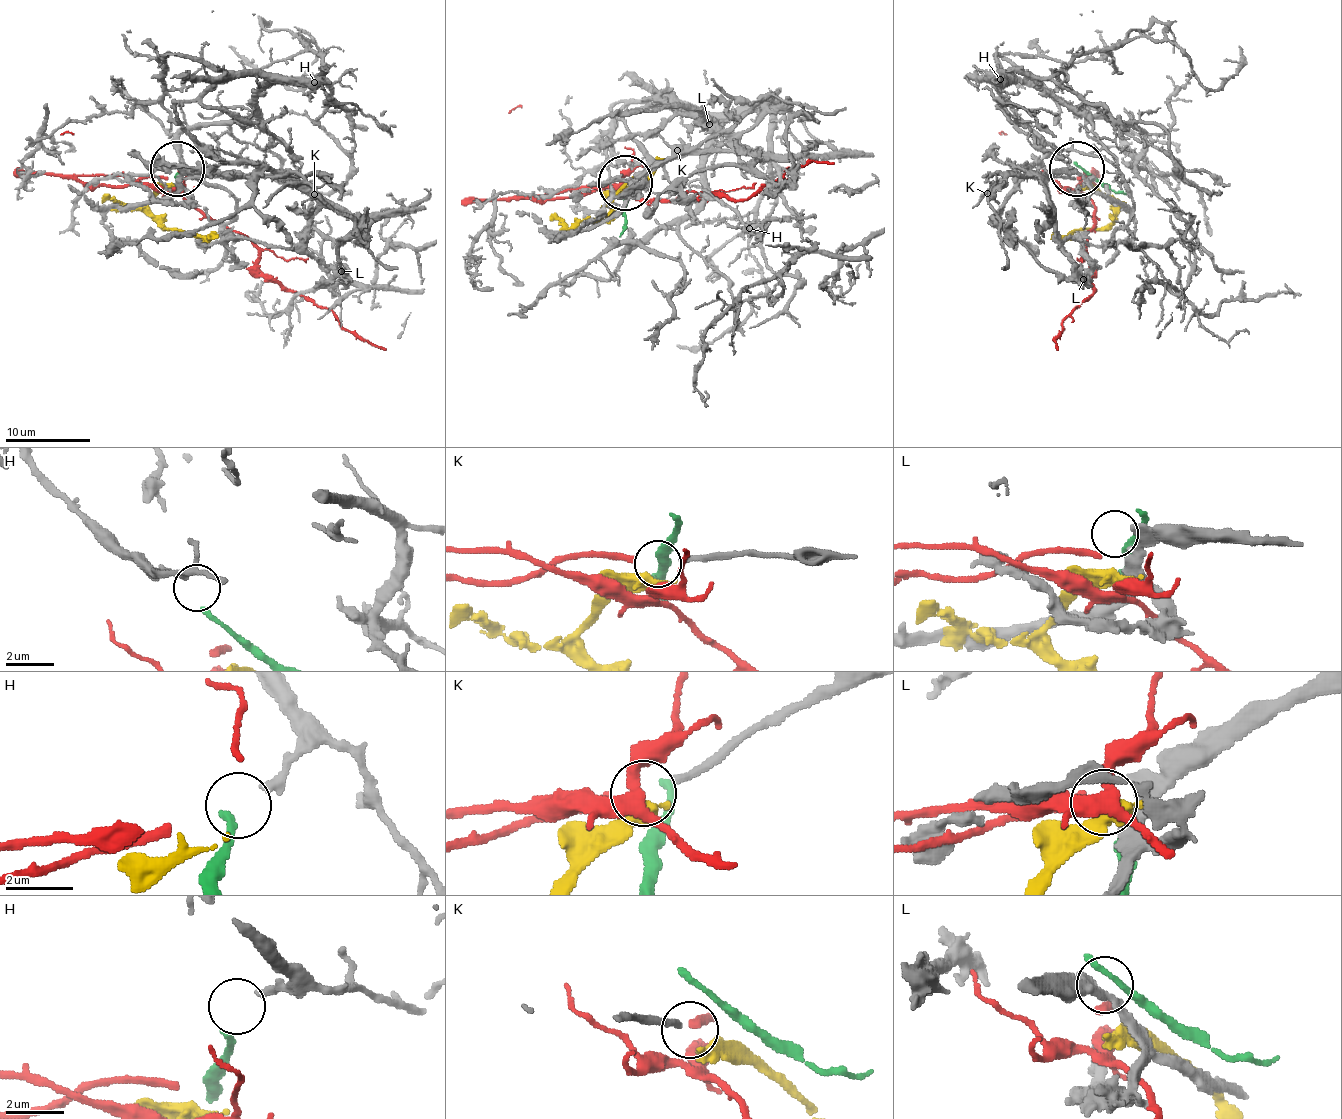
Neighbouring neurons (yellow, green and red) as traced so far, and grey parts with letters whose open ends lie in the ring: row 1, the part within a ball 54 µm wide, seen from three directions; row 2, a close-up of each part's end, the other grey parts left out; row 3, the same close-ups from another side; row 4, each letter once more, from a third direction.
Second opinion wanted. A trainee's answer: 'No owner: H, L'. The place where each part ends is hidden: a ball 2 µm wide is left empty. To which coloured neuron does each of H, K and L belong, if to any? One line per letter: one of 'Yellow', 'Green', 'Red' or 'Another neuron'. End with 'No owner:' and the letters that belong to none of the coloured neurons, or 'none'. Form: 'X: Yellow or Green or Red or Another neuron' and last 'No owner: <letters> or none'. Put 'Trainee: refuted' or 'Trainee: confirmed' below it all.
H: Green
K: Red
L: Another neuron
No owner: L
Trainee: refuted

